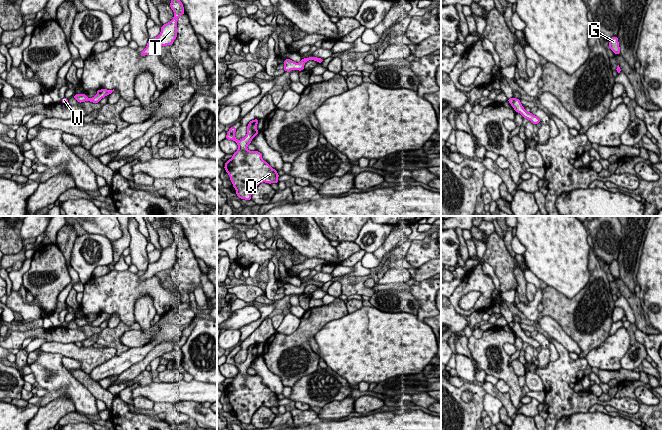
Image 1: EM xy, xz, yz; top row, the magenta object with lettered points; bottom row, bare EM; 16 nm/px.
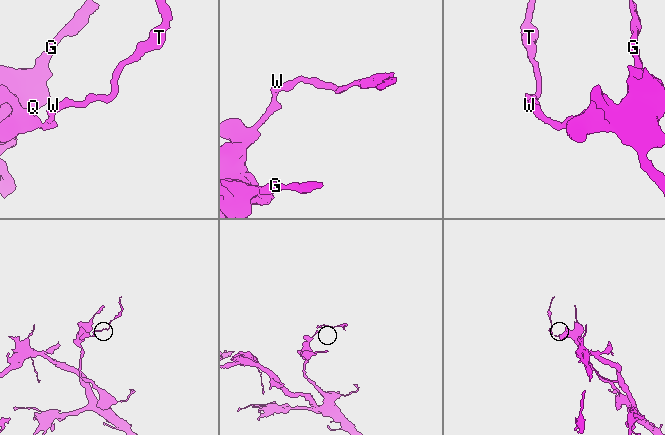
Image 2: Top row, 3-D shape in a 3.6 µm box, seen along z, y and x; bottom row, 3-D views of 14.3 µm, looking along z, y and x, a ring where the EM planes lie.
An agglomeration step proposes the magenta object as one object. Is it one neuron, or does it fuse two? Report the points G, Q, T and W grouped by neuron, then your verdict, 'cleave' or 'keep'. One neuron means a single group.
groups G Q T W; keep

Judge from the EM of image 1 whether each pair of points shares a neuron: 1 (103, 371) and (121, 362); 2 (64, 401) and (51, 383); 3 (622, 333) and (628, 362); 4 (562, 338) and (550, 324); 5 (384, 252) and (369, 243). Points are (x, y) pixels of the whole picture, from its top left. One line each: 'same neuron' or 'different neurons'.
1: same neuron
2: different neurons
3: different neurons
4: same neuron
5: different neurons

